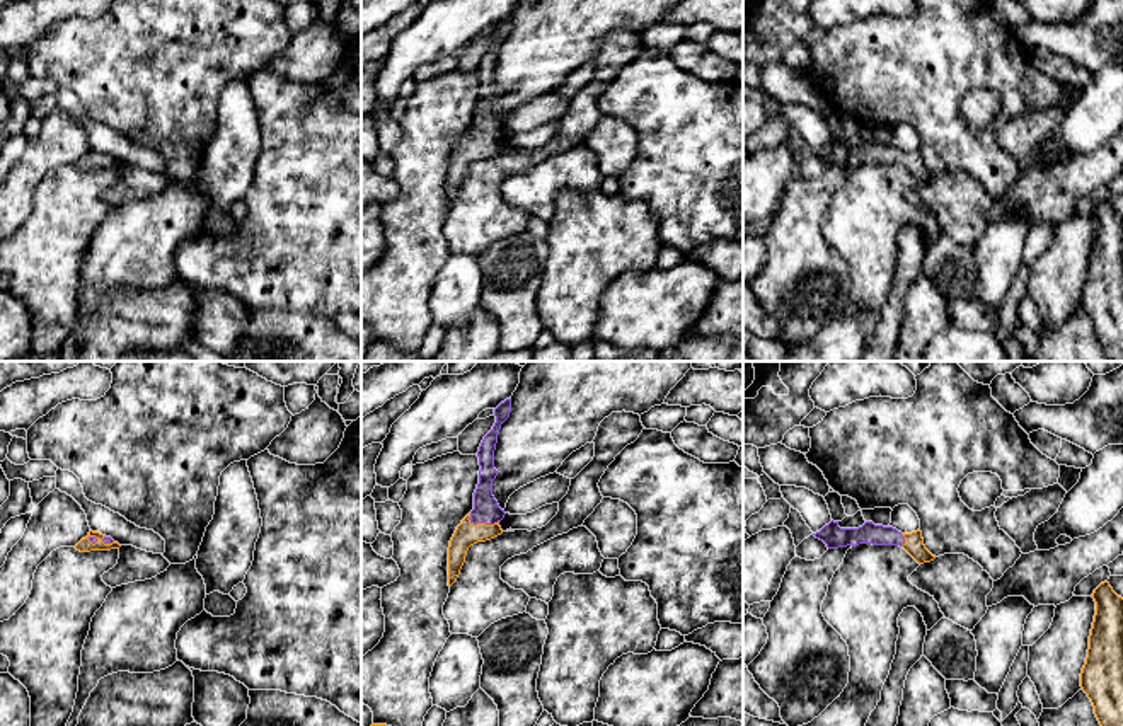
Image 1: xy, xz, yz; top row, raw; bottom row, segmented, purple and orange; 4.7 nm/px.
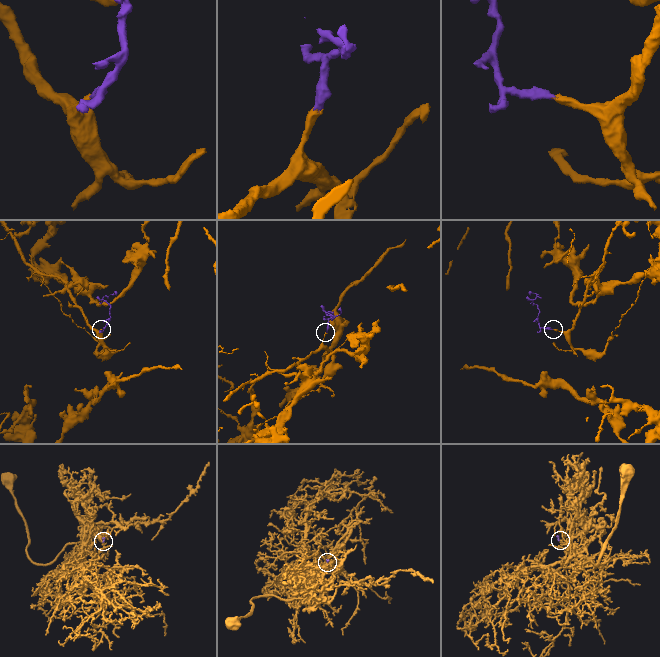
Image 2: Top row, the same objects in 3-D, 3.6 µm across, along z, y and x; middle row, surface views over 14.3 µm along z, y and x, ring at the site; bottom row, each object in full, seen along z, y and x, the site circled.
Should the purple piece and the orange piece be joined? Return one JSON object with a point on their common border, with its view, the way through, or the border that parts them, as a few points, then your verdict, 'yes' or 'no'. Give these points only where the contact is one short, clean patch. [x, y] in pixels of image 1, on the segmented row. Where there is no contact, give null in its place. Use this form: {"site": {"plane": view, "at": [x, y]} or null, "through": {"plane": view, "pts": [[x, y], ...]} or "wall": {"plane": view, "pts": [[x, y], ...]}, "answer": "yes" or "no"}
{"site": {"plane": "xz", "at": [483, 522]}, "through": {"plane": "xz", "pts": [[486, 510], [483, 522], [467, 534]]}, "answer": "yes"}

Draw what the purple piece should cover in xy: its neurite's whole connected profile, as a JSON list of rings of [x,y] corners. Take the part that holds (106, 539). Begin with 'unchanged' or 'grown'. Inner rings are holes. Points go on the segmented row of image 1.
grown; [[[89,532],[85,539],[82,539],[75,549],[80,552],[90,552],[90,550],[111,550],[119,549],[121,545],[114,542],[111,537],[106,537],[99,532]]]

